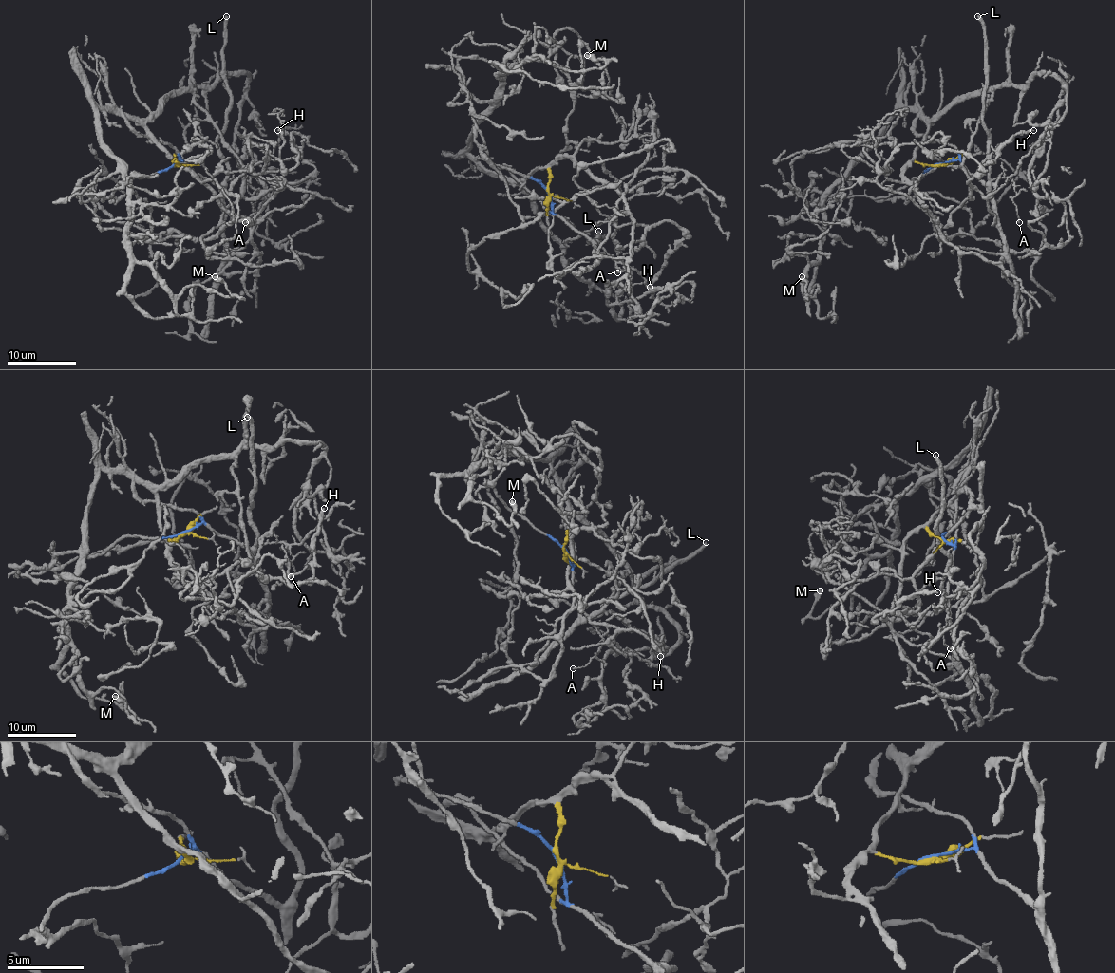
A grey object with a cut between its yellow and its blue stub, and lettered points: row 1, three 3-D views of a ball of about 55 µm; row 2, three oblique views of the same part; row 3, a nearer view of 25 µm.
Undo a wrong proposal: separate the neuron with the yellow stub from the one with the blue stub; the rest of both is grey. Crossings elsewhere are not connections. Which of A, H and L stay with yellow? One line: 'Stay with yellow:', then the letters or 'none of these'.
Stay with yellow: H

